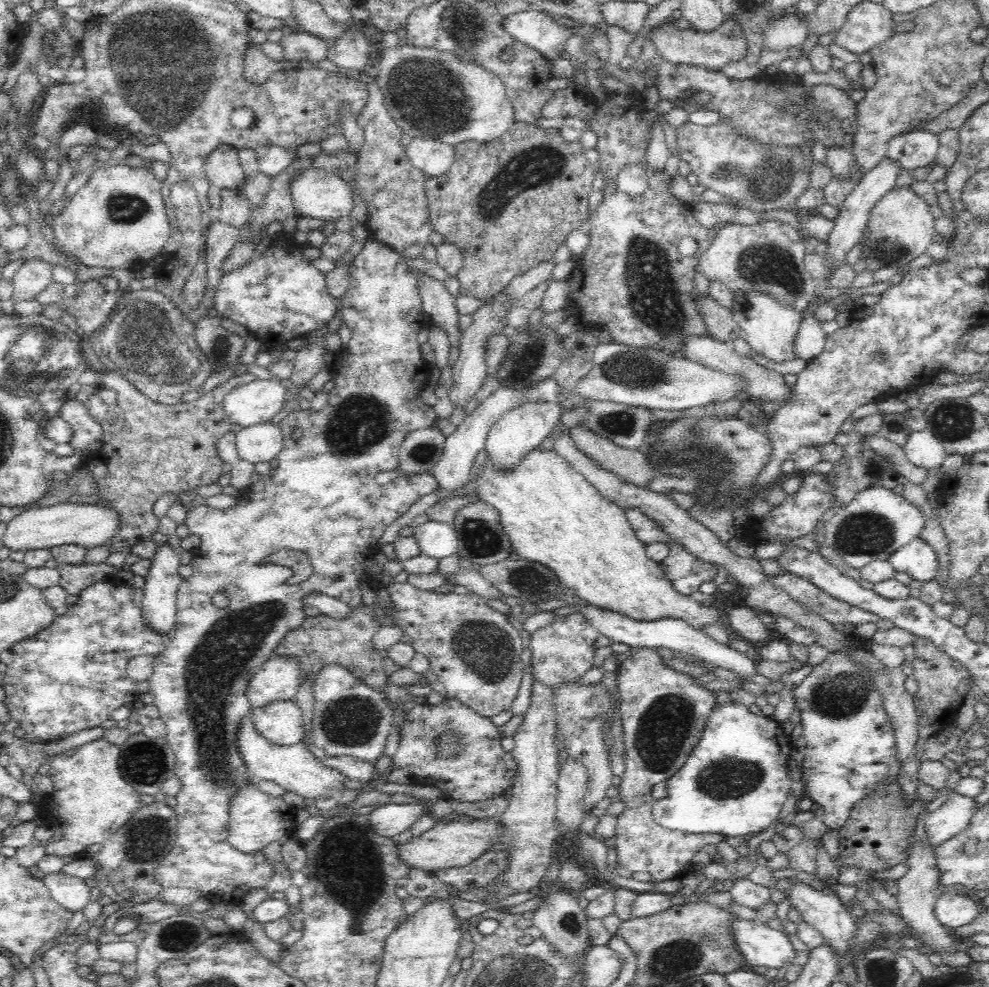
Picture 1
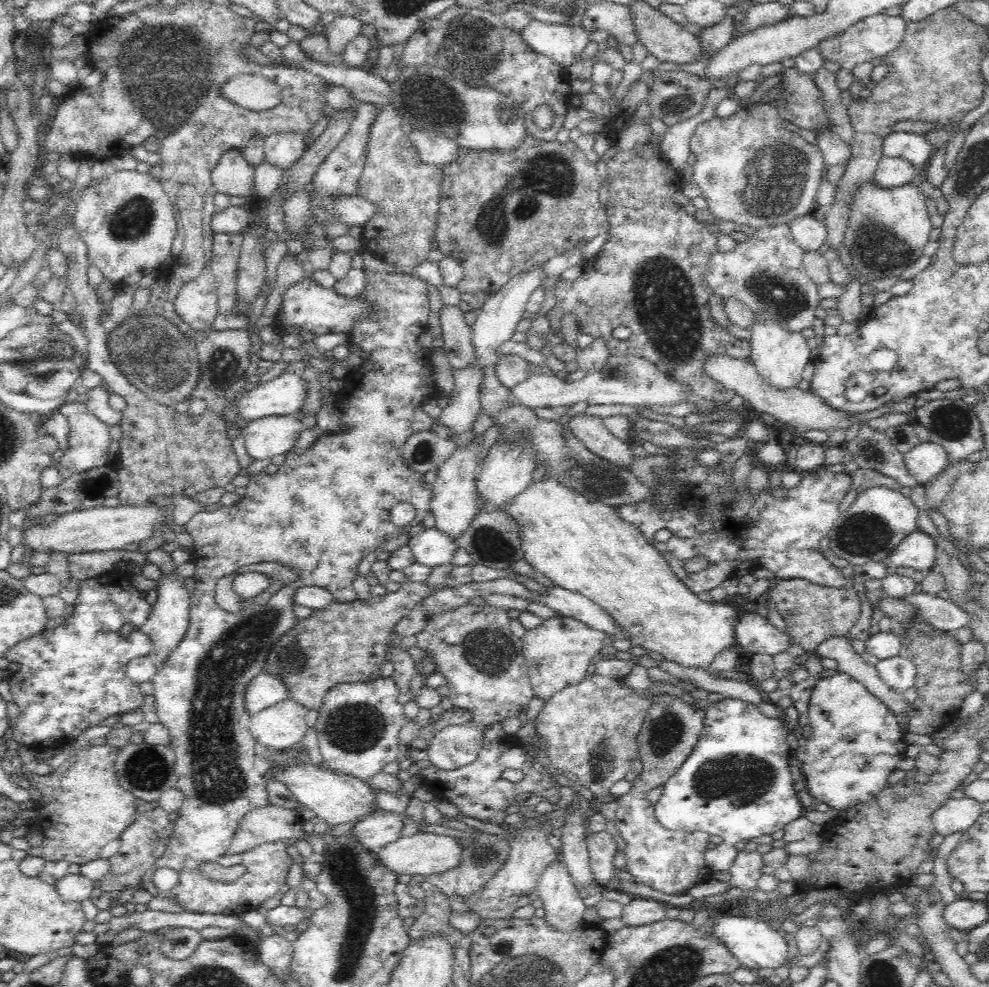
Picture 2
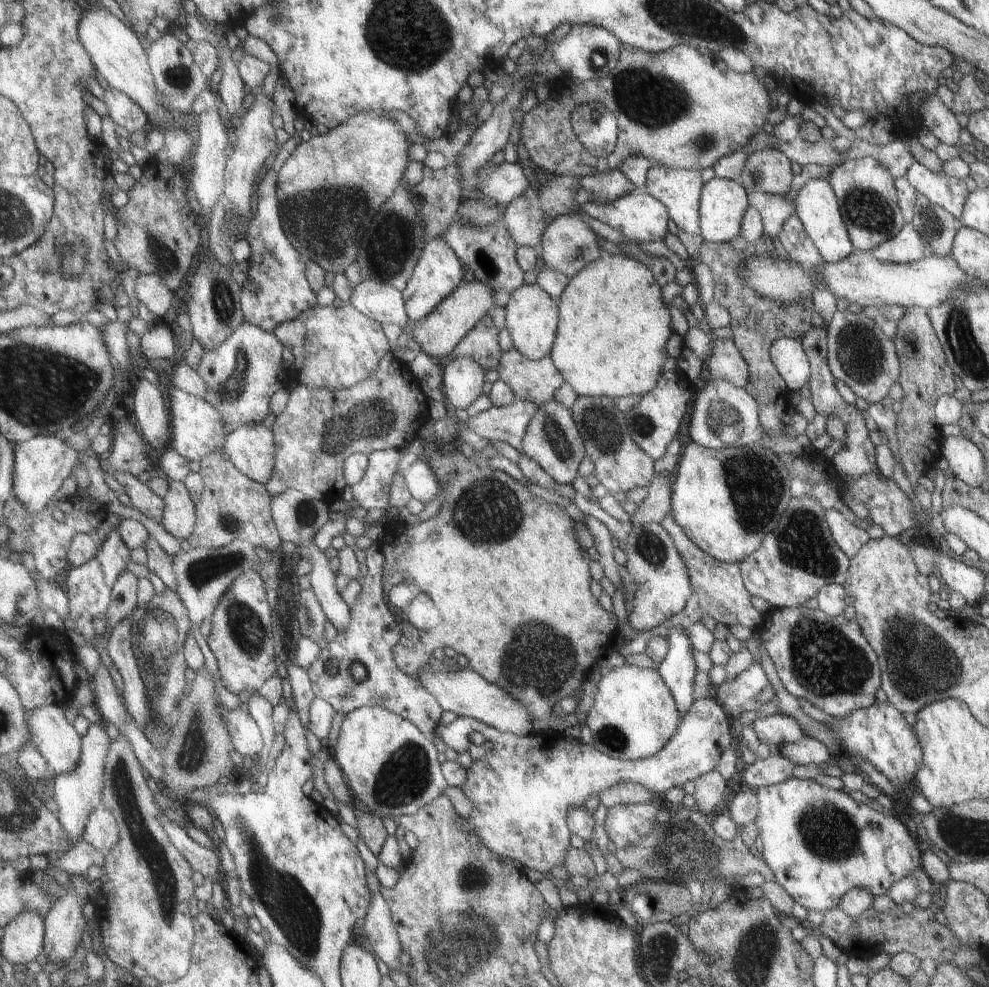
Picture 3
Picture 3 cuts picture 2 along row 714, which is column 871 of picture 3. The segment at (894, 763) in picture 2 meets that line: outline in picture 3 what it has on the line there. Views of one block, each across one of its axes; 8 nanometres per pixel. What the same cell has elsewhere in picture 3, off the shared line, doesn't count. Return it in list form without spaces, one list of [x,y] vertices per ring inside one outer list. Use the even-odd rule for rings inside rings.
[[[789,778],[772,785],[756,788],[754,791],[757,797],[757,814],[754,818],[753,826],[755,826],[755,828],[753,829],[756,830],[756,836],[759,836],[761,839],[760,853],[762,854],[762,859],[769,867],[769,870],[771,870],[774,881],[783,887],[783,890],[785,890],[795,903],[800,904],[807,910],[823,912],[836,907],[841,896],[853,887],[866,890],[869,894],[872,894],[873,897],[881,896],[882,894],[886,894],[887,889],[896,880],[903,878],[907,873],[911,873],[917,866],[920,866],[920,852],[919,849],[917,849],[917,837],[907,831],[904,823],[901,823],[894,814],[887,815],[879,813],[863,803],[856,803],[841,789],[834,790],[825,788],[817,784],[817,782],[813,782],[811,779],[799,780],[797,778]]]

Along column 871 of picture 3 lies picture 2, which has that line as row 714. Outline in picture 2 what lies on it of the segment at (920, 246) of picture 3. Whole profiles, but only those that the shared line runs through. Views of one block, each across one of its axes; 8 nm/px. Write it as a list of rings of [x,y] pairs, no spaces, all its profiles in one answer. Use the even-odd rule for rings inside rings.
[[[261,674],[246,688],[245,709],[252,717],[278,702],[290,699],[278,675]]]

